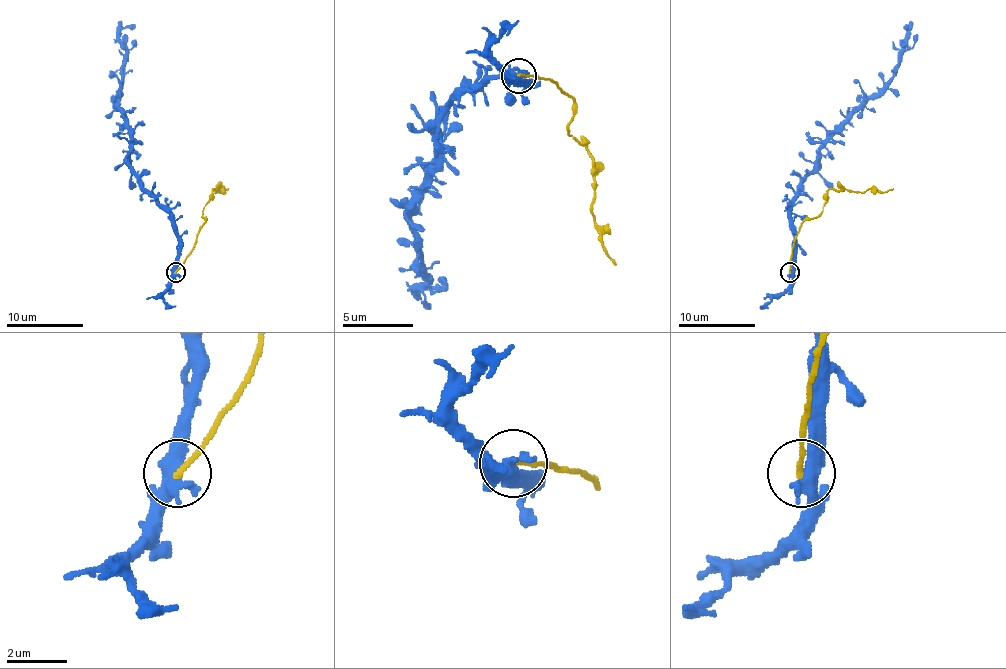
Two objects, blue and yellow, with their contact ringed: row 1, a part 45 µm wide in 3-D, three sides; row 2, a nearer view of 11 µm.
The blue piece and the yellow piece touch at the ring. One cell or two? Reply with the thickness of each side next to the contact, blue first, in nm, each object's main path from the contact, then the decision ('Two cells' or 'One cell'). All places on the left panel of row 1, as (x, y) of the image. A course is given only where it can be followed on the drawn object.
Thickness 500 nm (blue) against 170 nm. Course of blue: (175, 271), (179, 233), (173, 216), (130, 167), (130, 127), (117, 98), (127, 61), (119, 33), (134, 25). Course of yellow: (175, 271), (206, 219), (202, 212), (213, 189), (215, 192), (229, 189). Two cells

